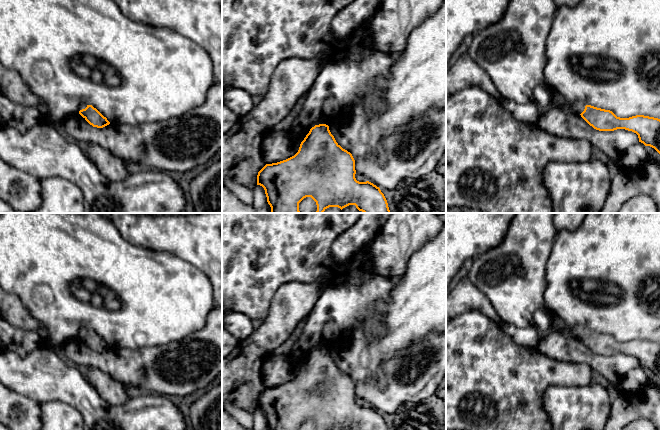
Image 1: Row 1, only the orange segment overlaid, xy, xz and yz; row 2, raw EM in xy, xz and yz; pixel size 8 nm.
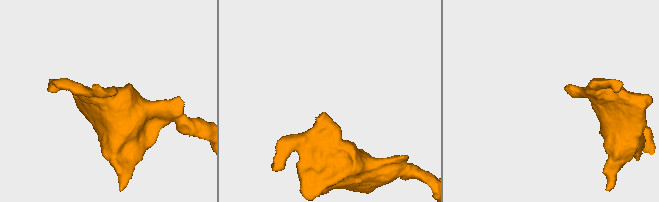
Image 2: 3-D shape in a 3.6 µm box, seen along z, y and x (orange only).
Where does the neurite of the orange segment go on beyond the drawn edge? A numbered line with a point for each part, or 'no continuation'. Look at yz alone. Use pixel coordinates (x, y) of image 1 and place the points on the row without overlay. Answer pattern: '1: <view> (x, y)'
1: yz (559, 324)

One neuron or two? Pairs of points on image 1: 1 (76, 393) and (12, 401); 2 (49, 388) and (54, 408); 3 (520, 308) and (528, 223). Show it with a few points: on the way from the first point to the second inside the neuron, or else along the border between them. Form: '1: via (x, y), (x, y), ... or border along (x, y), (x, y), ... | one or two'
1: border along (10, 388), (34, 399), (40, 404) | two
2: border along (41, 403), (64, 401), (74, 408) | two
3: via (520, 287), (527, 278), (528, 273), (528, 244) | one

